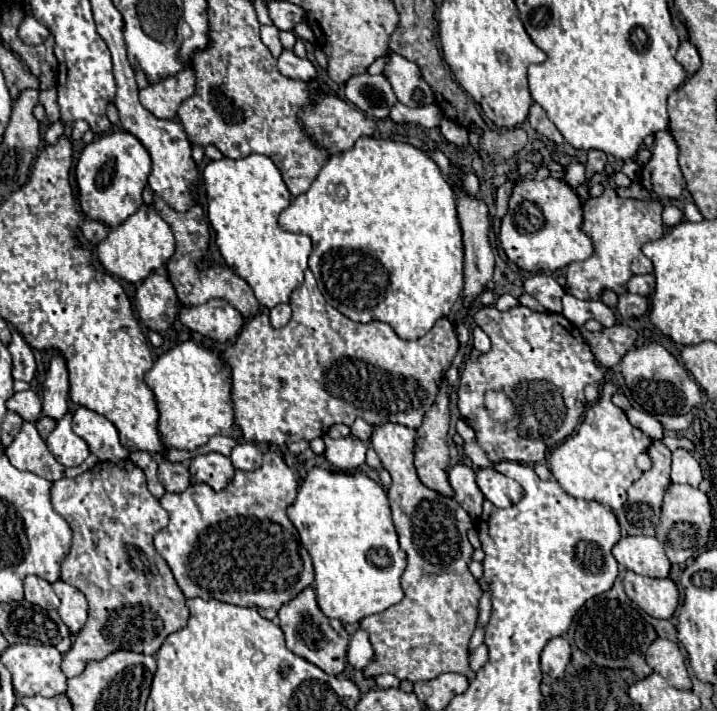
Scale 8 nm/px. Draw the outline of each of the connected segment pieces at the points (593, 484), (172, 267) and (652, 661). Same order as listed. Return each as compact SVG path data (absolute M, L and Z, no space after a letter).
M611 380L601 384L599 400L589 406L577 430L549 452L547 466L551 476L567 494L583 500L595 500L603 506L619 510L627 502L627 488L643 474L635 466L635 458L649 450L651 438L631 426L625 412L613 404L611 398L615 392L617 386Z
M191 192L191 196L193 196L193 206L187 212L171 210L171 206L167 206L167 202L163 202L157 196L153 198L153 206L165 218L165 222L171 226L173 236L175 236L175 254L167 262L167 274L169 274L169 280L173 282L173 286L177 290L181 306L191 308L191 306L205 304L211 298L223 298L231 306L237 308L244 318L255 316L259 311L259 302L253 296L253 290L249 288L249 284L245 280L241 280L237 274L215 272L213 268L203 268L201 266L203 258L207 256L207 248L209 248L209 238L211 236L209 236L209 224L205 220L203 208L199 204L199 194Z
M667 638L653 640L653 644L649 646L645 654L645 660L653 668L653 672L663 676L673 688L679 688L679 690L691 688L691 680L687 676L683 654L675 642Z

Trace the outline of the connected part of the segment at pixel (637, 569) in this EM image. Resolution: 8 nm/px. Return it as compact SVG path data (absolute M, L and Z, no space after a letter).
M623 536L613 546L613 556L625 570L641 576L667 578L671 562L655 536Z

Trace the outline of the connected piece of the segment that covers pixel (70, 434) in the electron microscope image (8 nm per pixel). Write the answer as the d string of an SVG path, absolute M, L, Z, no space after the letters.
M65 414L55 430L47 438L47 446L55 460L63 466L79 466L89 456L89 446L83 438L79 438L71 428L71 414Z

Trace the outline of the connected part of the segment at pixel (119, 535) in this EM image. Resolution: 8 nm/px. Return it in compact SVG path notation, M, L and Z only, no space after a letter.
M131 460L97 462L91 470L79 474L77 478L61 478L53 482L51 502L57 514L61 514L73 530L71 552L61 562L63 582L79 588L89 602L89 620L77 634L71 650L63 656L63 674L67 678L77 676L85 670L87 662L101 660L119 648L155 654L169 634L187 626L189 608L185 606L185 596L177 586L167 562L153 546L153 534L167 526L169 514L147 490L143 470Z

